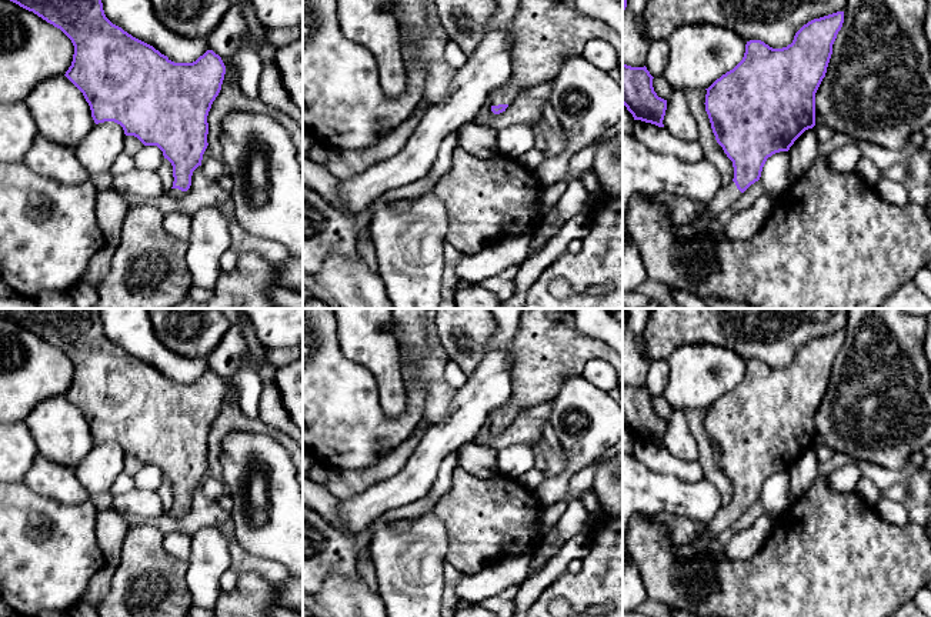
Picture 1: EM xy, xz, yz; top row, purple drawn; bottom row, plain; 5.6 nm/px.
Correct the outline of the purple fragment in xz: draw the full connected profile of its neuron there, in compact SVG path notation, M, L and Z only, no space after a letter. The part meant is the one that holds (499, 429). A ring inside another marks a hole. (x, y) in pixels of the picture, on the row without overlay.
M521 308L510 353L513 397L488 414L491 431L505 431L523 410L553 401L563 381L581 374L590 360L608 363L623 383L623 358L605 344L581 334L568 308Z

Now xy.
M0 308L0 318L7 318L33 331L71 360L73 381L64 396L83 413L94 443L114 441L123 447L126 456L137 457L144 466L157 466L173 486L174 501L168 516L184 516L191 506L193 491L201 486L208 466L207 436L226 394L221 377L213 370L207 370L193 383L171 381L153 366L113 344L104 334L97 308Z

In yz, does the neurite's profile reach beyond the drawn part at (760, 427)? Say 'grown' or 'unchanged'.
grown

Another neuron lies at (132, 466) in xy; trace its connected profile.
M126 456L123 461L123 471L129 476L134 477L144 464L134 456Z

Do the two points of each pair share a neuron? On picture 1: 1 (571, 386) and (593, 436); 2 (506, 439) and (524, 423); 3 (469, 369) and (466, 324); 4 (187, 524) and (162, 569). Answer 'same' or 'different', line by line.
1: same
2: same
3: same
4: different

